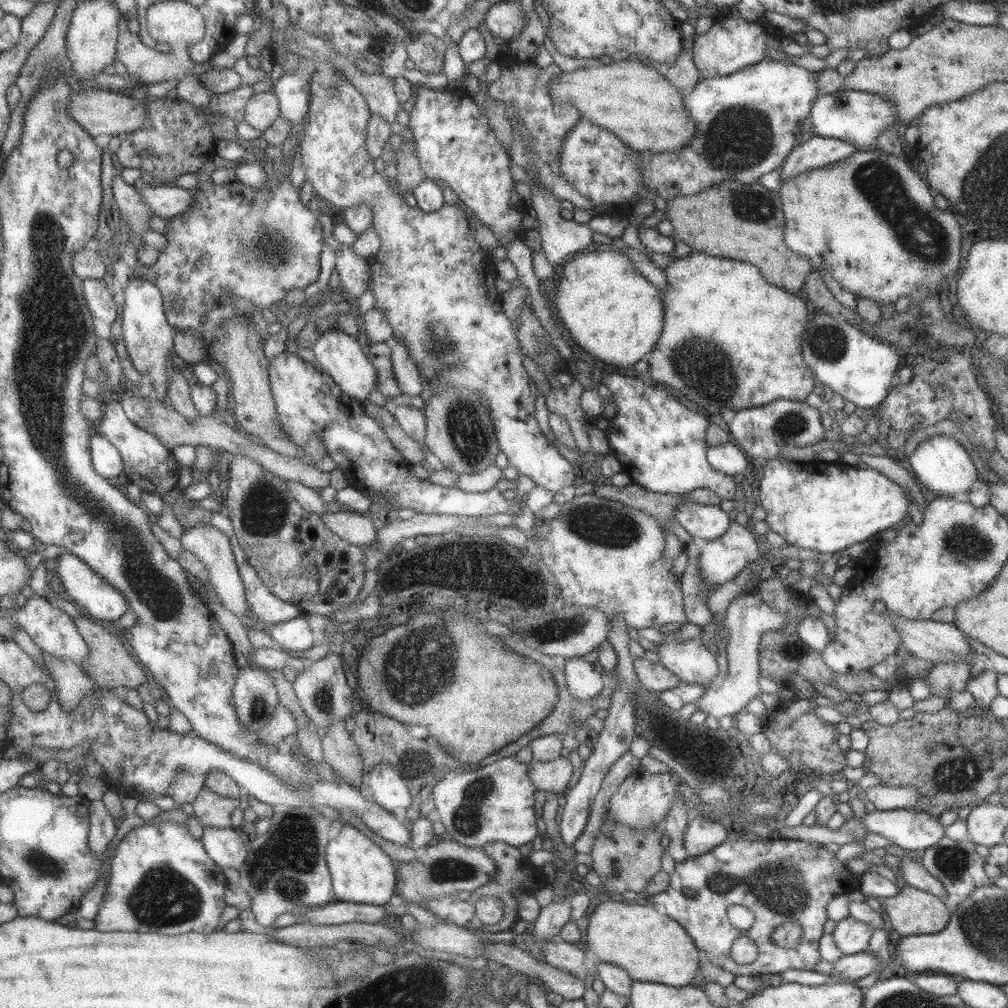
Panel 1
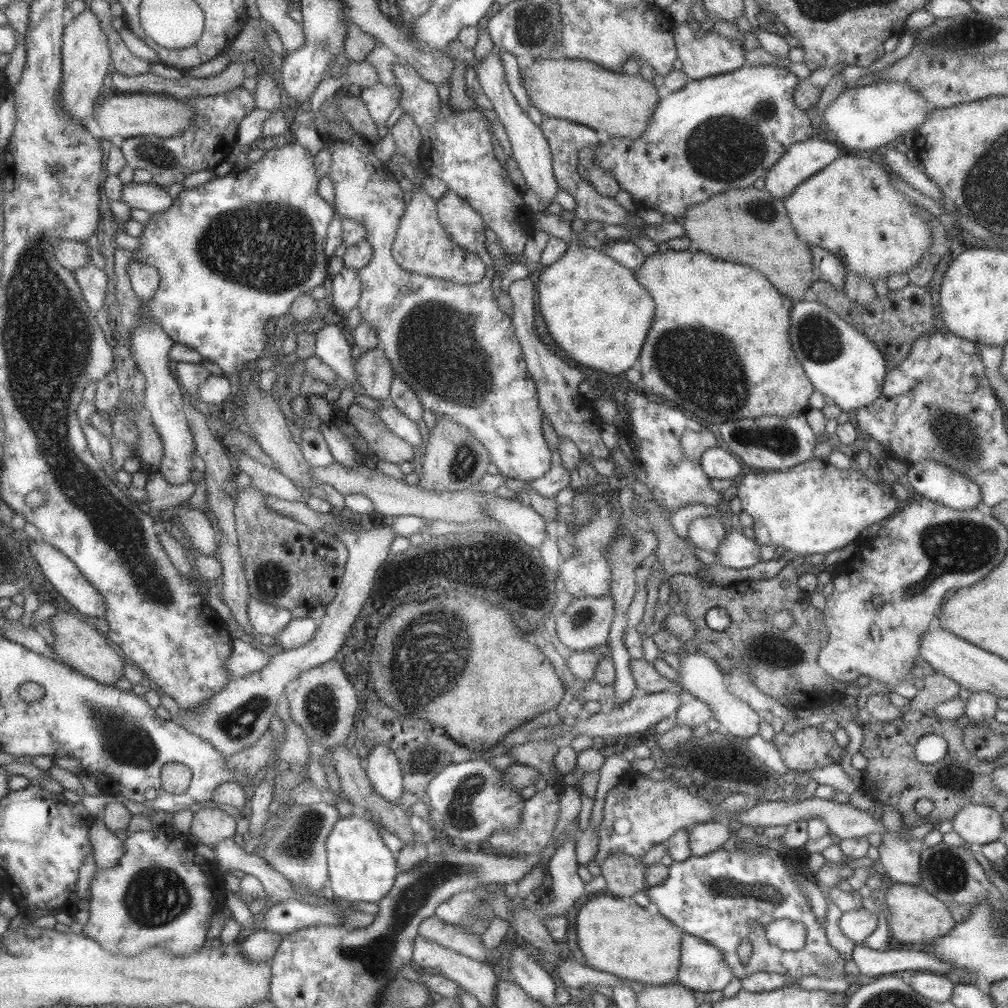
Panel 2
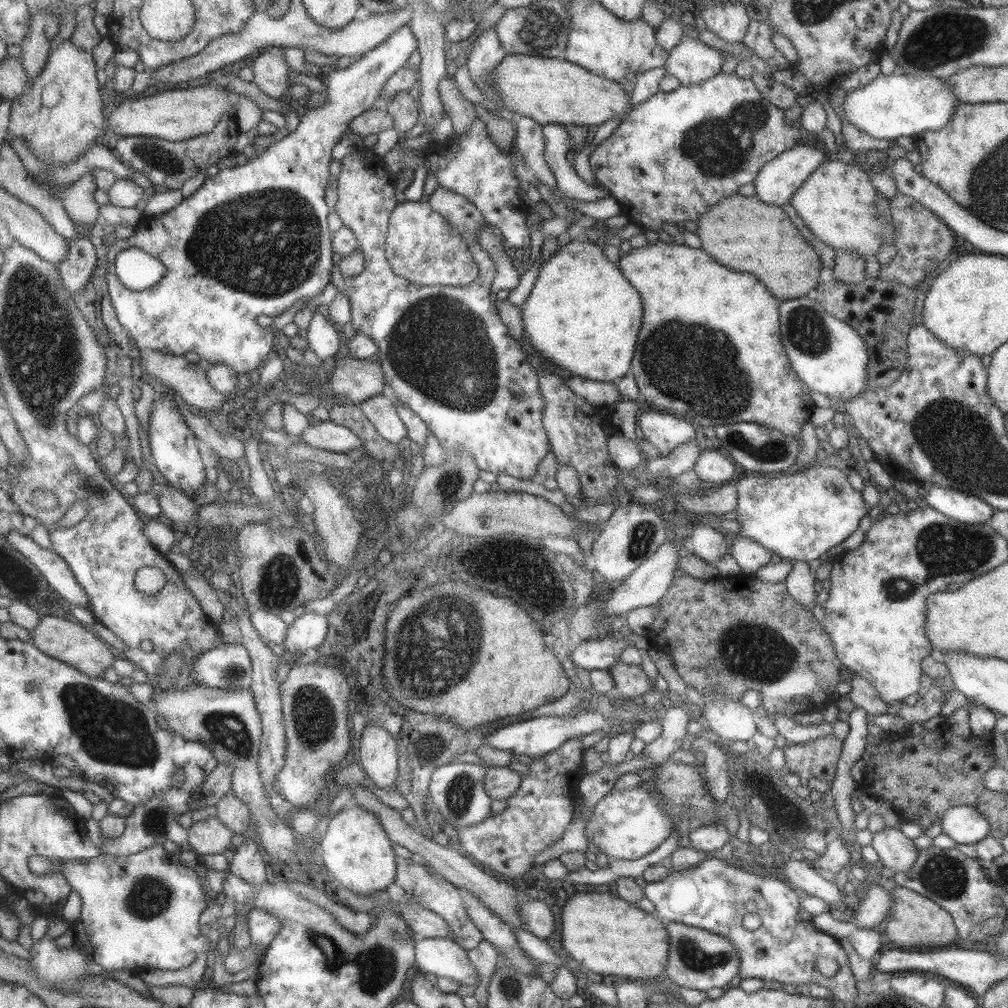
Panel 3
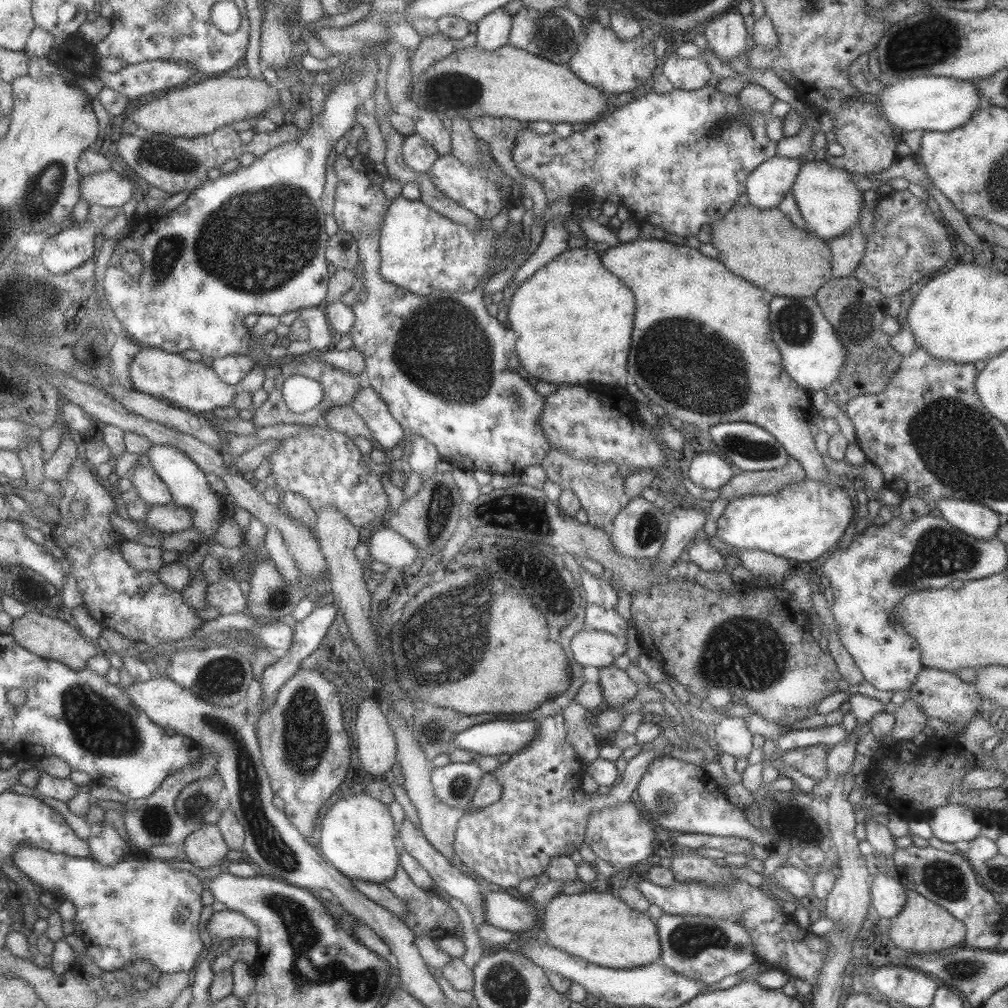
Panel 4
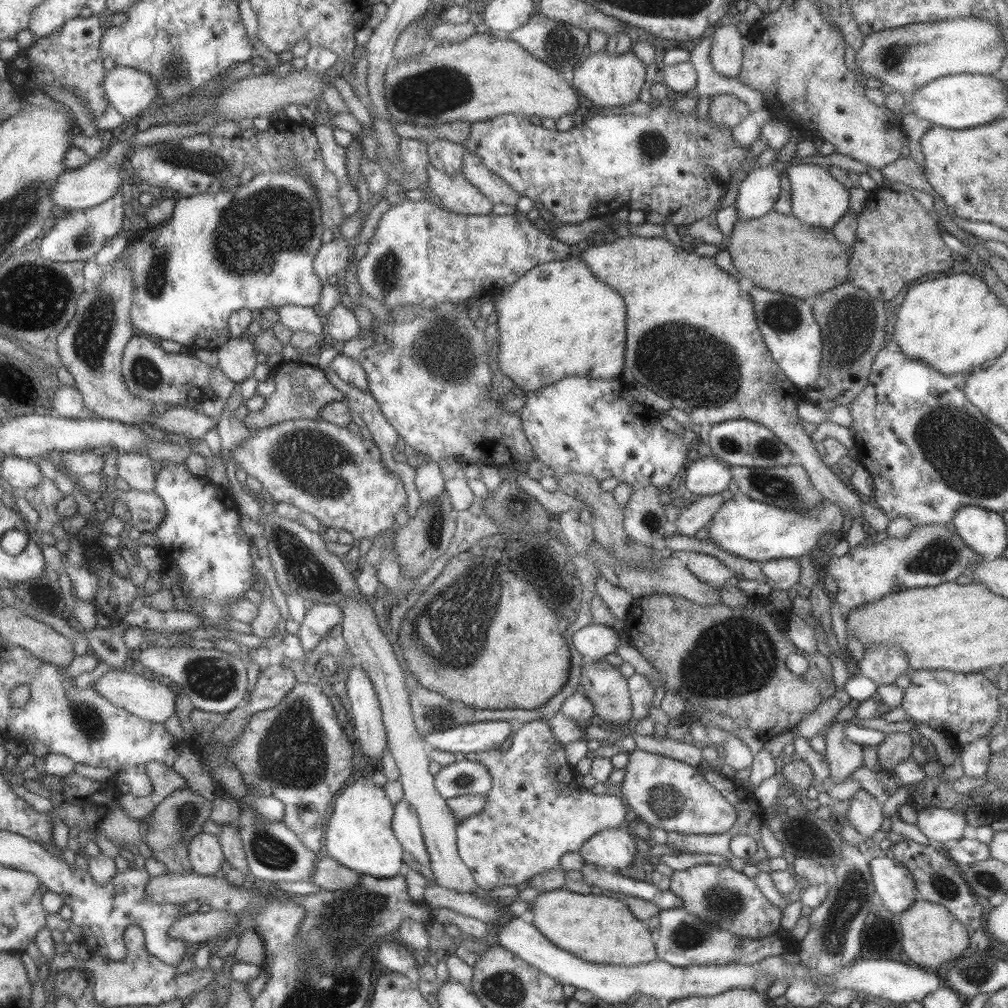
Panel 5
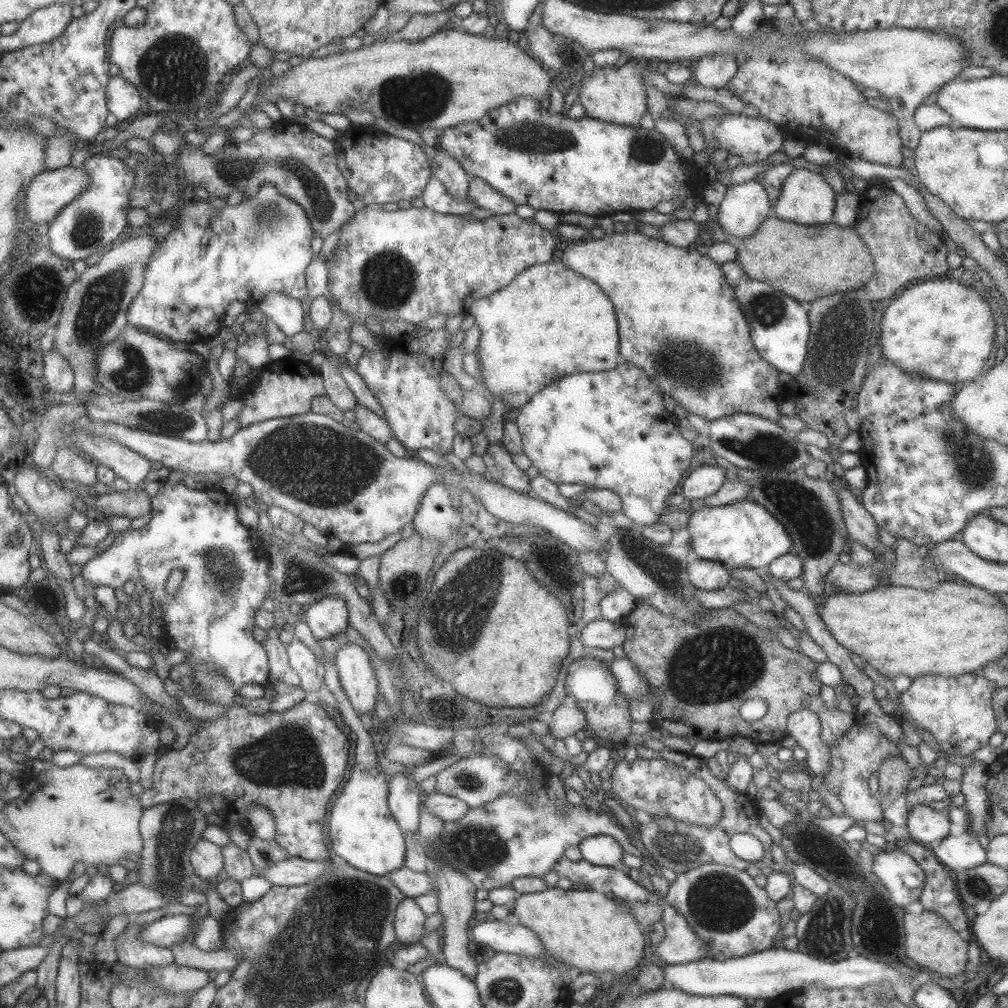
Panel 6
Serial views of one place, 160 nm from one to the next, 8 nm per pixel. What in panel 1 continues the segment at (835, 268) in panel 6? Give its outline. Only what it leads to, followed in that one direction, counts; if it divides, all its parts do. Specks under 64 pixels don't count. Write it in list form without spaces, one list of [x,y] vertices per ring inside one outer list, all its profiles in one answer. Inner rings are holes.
[[[723,181],[693,195],[679,195],[666,202],[665,215],[687,246],[757,266],[763,278],[791,294],[801,292],[805,278],[812,271],[805,256],[791,252],[783,242],[783,212],[779,194],[767,190],[759,182],[741,184]]]

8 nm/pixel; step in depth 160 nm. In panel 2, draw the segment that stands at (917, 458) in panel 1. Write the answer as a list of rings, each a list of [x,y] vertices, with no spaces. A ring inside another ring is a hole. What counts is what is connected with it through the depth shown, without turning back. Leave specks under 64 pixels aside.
[[[924,460],[901,470],[913,490],[924,499],[951,510],[971,510],[982,502],[980,488],[964,472],[934,460]]]

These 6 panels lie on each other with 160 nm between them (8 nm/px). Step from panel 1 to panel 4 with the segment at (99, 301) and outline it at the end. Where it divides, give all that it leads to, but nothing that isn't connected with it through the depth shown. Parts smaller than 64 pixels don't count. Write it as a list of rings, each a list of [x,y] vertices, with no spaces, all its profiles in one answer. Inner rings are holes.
[[[90,206],[88,217],[83,223],[71,225],[46,238],[43,242],[41,257],[44,266],[53,274],[65,274],[79,269],[92,258],[95,234],[117,215],[117,207],[104,208]]]

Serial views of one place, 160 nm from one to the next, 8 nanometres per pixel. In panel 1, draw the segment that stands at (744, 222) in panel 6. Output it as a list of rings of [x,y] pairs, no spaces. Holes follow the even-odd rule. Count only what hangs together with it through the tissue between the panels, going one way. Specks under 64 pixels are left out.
[[[813,135],[789,151],[783,160],[782,172],[779,172],[780,182],[797,177],[803,172],[841,161],[851,156],[855,150],[857,150],[855,145],[851,143]]]

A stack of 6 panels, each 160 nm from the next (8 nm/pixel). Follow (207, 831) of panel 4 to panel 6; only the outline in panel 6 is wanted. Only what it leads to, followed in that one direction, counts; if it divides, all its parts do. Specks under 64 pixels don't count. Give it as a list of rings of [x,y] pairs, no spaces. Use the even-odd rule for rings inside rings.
[[[199,837],[190,850],[193,872],[204,882],[214,880],[222,869],[222,847],[219,847],[204,837]]]

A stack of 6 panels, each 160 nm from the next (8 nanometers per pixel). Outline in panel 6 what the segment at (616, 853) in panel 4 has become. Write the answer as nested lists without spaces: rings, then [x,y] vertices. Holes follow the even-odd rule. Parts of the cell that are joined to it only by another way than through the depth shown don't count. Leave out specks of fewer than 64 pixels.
[[[607,835],[589,836],[578,842],[583,860],[595,866],[618,867],[621,863],[622,847]]]

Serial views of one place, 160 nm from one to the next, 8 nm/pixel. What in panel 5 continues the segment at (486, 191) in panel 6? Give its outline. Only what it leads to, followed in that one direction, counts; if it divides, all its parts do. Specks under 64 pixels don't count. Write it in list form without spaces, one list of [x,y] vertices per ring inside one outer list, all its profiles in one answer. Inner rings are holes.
[[[464,150],[462,153],[461,173],[469,184],[477,188],[491,205],[516,205],[519,195],[510,186],[501,181],[497,175],[487,171],[487,167],[483,167],[479,157],[469,155]]]

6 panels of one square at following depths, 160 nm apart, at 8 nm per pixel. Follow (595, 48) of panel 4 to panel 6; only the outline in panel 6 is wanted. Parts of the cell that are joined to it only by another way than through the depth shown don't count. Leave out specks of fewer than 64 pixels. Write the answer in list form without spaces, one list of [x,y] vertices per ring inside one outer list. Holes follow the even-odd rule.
[[[629,58],[628,60],[622,59],[617,69],[614,69],[613,66],[607,68],[597,67],[593,69],[590,75],[584,75],[578,91],[578,99],[580,107],[584,108],[585,116],[603,122],[612,122],[623,127],[639,127],[641,116],[646,111],[646,85],[642,81],[643,70],[645,70],[643,63]]]

